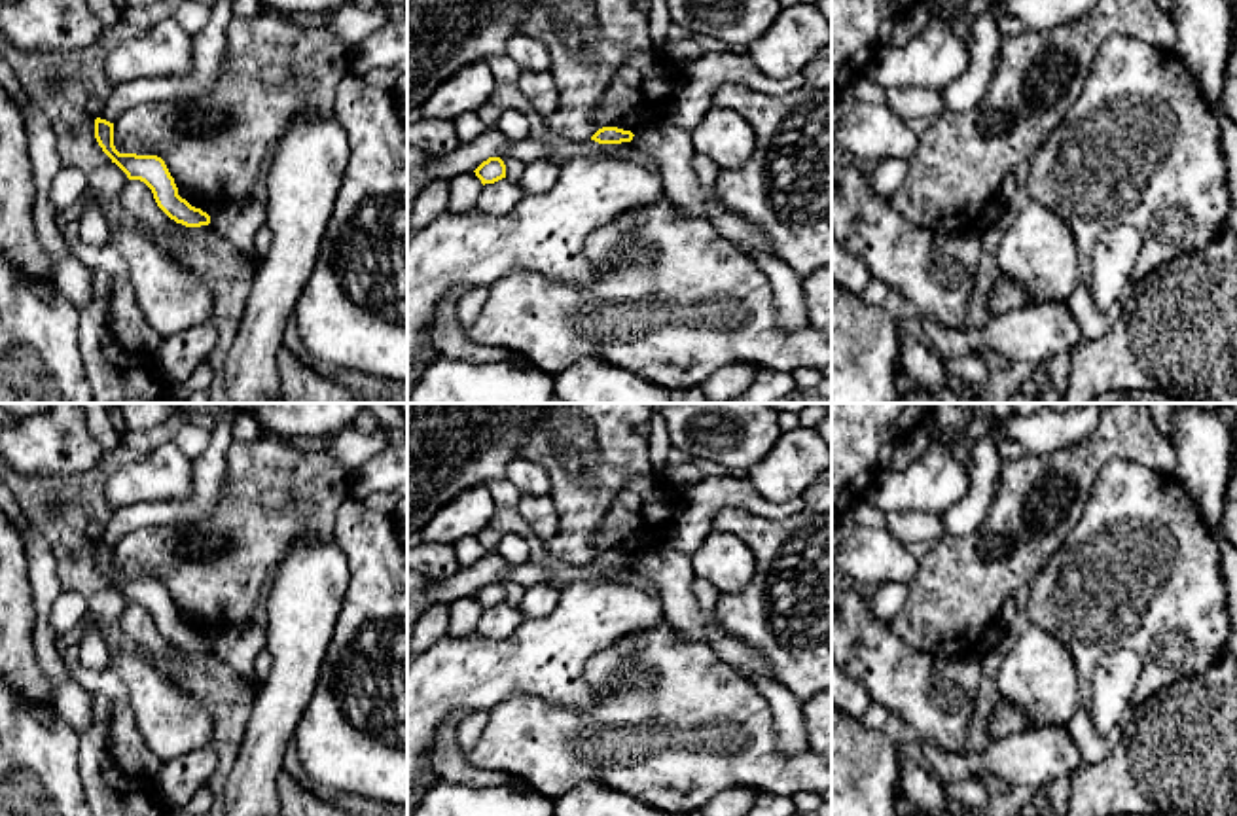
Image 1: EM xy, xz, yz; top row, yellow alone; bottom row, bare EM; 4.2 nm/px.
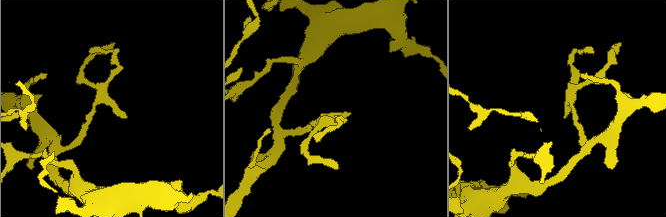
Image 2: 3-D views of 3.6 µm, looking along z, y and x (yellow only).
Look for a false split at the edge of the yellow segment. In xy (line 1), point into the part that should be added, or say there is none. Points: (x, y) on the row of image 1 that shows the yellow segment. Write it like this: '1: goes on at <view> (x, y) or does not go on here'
1: does not go on here

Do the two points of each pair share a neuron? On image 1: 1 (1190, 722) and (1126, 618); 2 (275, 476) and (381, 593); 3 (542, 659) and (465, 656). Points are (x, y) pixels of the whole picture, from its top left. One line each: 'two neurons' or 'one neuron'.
1: two neurons
2: two neurons
3: one neuron

